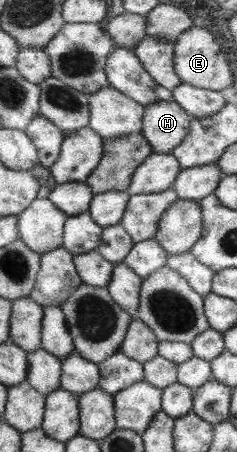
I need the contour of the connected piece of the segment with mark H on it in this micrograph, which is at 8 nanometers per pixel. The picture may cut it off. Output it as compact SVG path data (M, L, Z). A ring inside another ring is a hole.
M158 101L146 106L142 134L157 153L172 153L190 132L192 116L180 103Z

